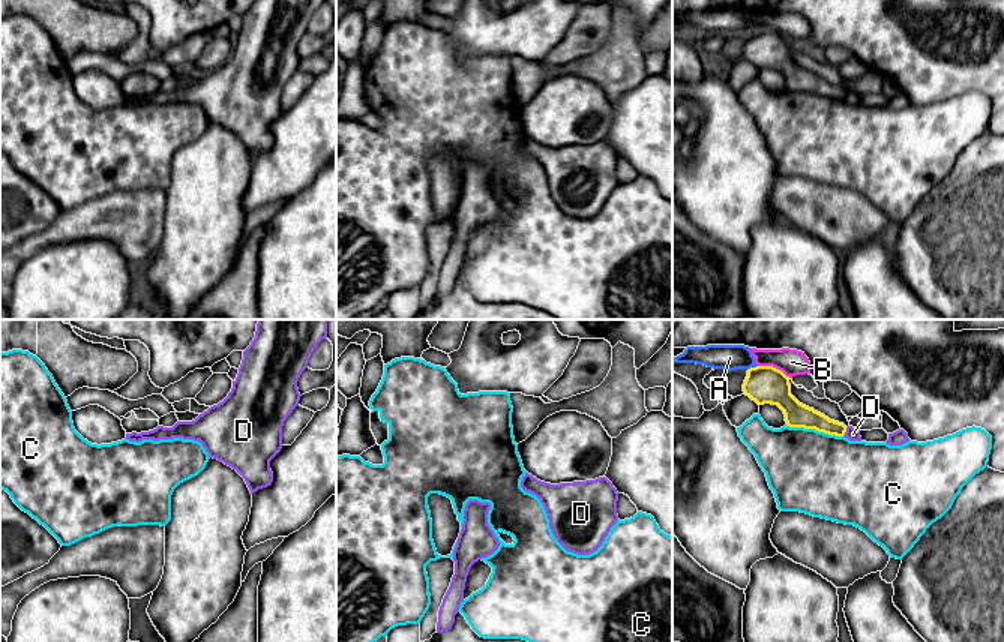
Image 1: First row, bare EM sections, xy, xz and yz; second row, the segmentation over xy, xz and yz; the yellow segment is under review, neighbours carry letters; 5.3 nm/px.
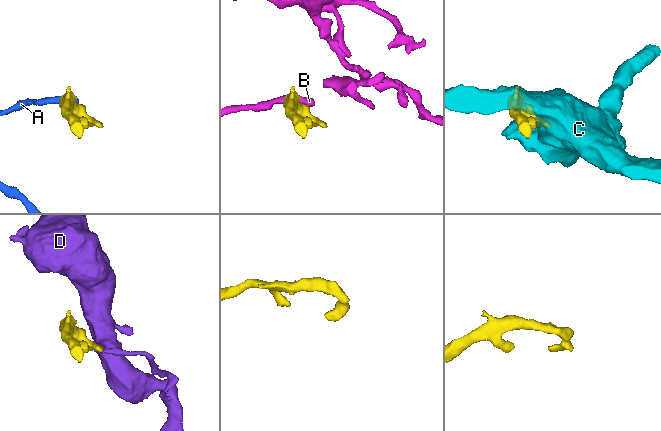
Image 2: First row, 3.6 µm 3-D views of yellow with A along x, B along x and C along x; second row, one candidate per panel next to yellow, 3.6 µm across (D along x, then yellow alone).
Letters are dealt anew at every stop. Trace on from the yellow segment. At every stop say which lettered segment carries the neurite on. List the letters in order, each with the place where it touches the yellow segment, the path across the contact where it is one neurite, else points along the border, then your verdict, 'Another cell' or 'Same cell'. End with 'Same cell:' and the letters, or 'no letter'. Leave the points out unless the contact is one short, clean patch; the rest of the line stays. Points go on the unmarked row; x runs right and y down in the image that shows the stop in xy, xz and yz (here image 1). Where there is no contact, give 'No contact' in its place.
A: Touches yellow at yz (752, 32). Boundary: yz (757, 30), (749, 33). Another cell
B: Touches yellow at yz (772, 30). Boundary: yz (757, 29), (772, 29), (790, 42). Another cell
C: Touches yellow at yz (814, 92). Another cell
D: Touches yellow at yz (845, 95). Boundary: yz (847, 92), (842, 99). Another cell
Same cell: no letter

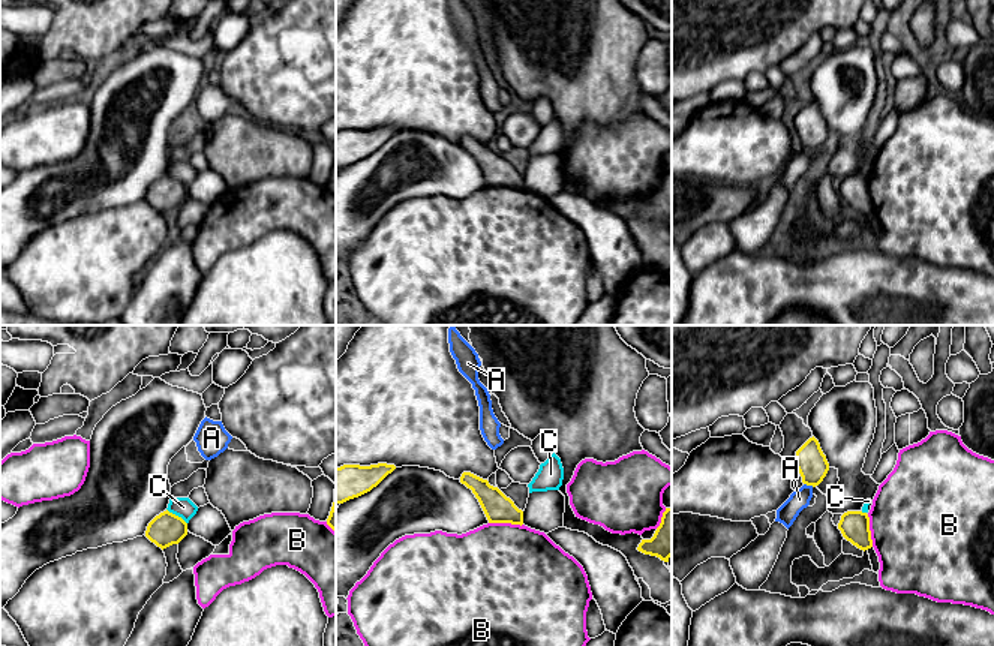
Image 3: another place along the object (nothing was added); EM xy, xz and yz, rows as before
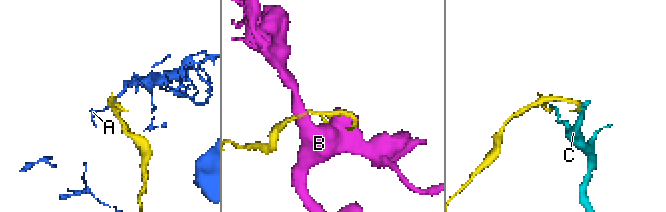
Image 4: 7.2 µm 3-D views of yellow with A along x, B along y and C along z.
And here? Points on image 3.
A: Touches yellow at yz (808, 149). Boundary: yz (804, 147), (813, 150). Another cell
B: Touches yellow at xz (505, 186). Another cell
C: Touches yellow at xy (177, 180). Boundary: xy (167, 173), (186, 188). Another cell
Same cell: no letter

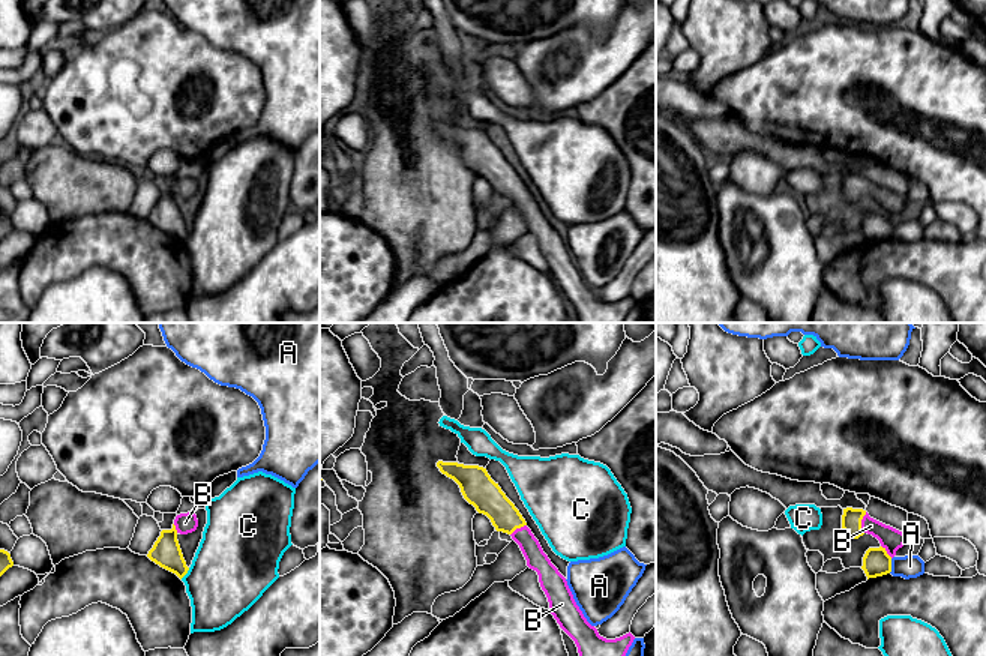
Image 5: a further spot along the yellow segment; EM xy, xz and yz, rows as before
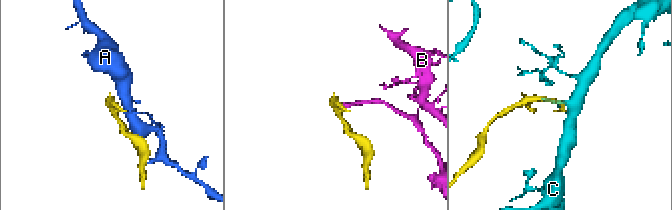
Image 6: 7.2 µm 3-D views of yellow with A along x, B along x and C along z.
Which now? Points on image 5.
A: Touches yellow at yz (890, 230). Boundary: yz (892, 222), (892, 233), (889, 236). Another cell
B: Touches yellow at yz (860, 186). Path across: yz (851, 183), (860, 186), (875, 191), (892, 203). Same cell
C: Touches yellow at xy (185, 237). Boundary: xy (189, 231), (180, 242). Another cell
Same cell: B

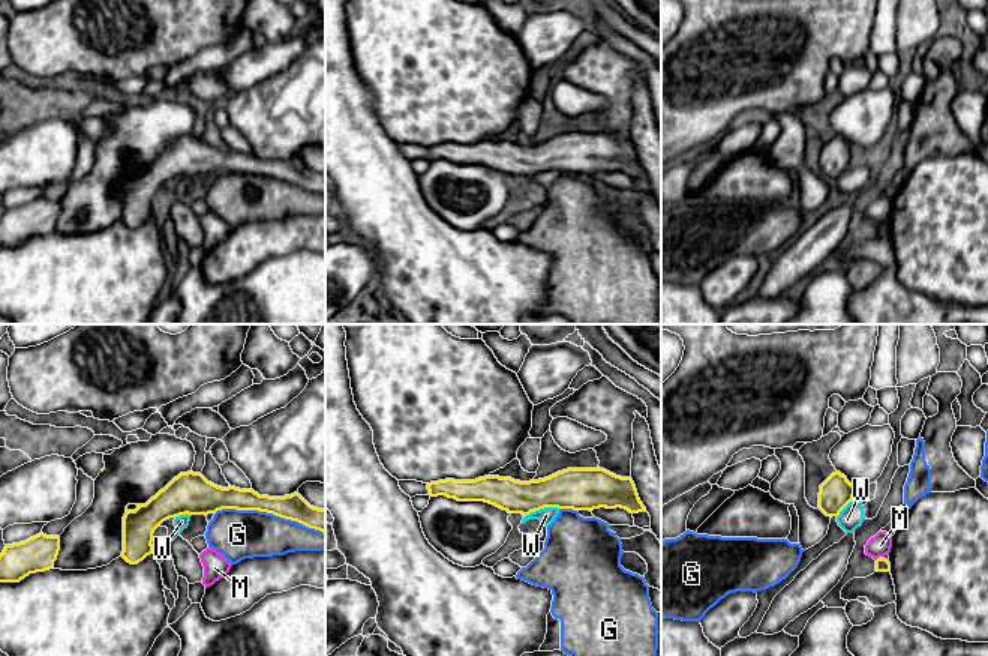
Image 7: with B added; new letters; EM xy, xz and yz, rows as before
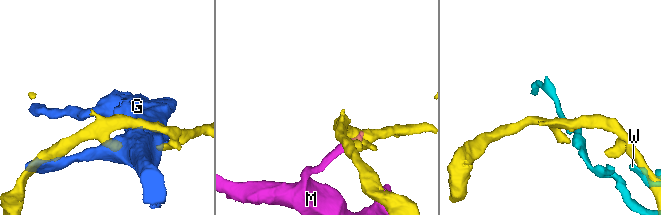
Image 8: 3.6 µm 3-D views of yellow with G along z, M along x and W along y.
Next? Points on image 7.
G: Touches yellow at xy (270, 176). Another cell
M: Touches yellow at yz (877, 222). Boundary: yz (880, 219), (876, 224). Another cell
W: Touches yellow at xz (540, 171). Another cell
Same cell: no letter

